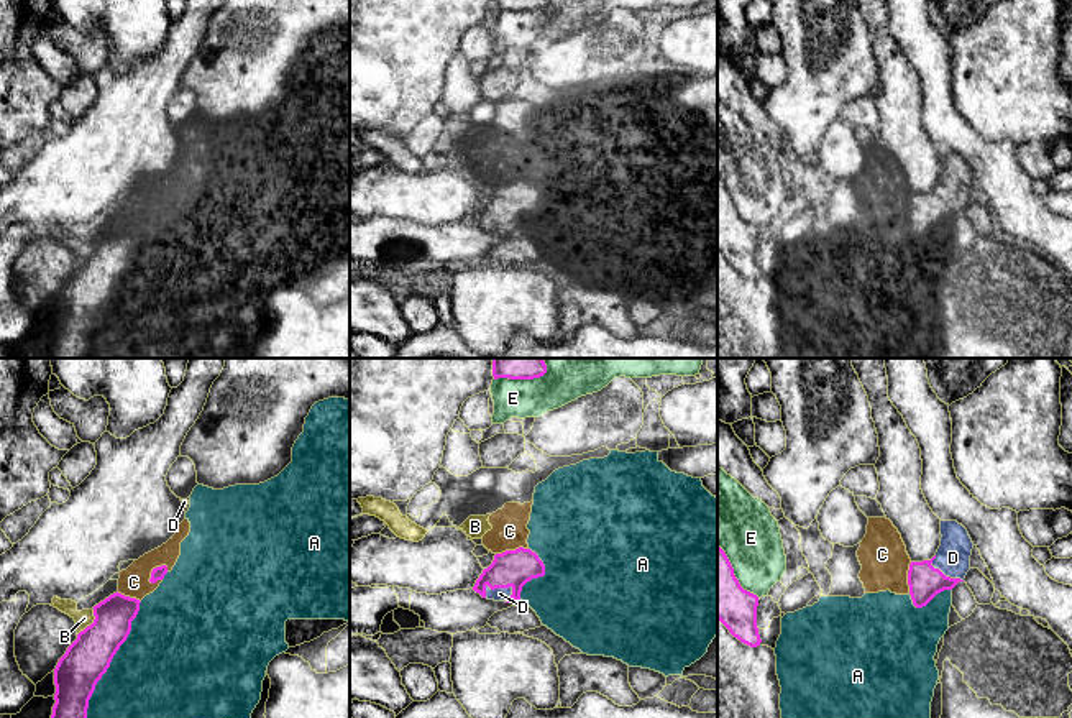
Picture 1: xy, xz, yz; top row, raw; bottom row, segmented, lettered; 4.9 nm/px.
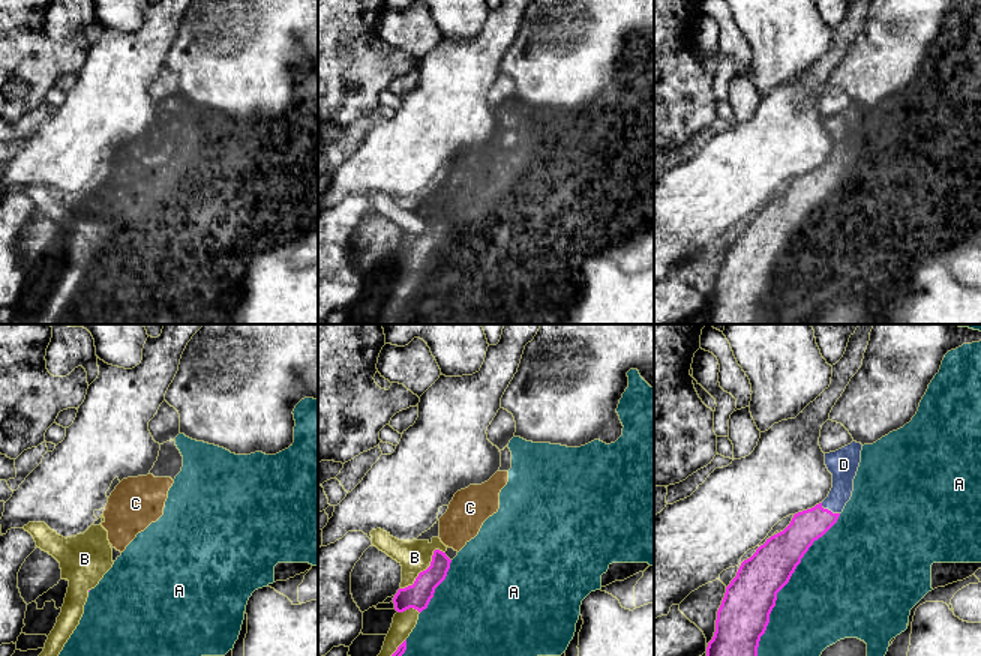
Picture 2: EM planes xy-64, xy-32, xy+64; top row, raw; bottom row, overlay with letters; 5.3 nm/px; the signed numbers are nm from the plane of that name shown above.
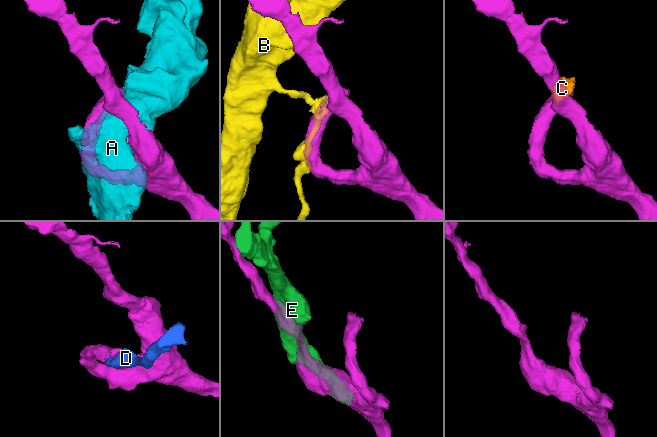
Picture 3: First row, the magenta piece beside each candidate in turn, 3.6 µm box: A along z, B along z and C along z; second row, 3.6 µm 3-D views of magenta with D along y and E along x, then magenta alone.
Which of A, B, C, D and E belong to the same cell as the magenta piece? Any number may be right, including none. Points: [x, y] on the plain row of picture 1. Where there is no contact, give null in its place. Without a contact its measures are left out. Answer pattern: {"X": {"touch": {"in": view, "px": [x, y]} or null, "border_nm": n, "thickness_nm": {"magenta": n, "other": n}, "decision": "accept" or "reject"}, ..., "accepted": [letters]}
{"A": {"touch": {"in": "xy", "px": [109, 296]}, "border_nm": 650, "thickness_nm": {"magenta": 220, "other": 500}, "decision": "reject"}, "B": {"touch": {"in": "xy", "px": [92, 255]}, "border_nm": 150, "thickness_nm": {"magenta": 220, "other": 90}, "decision": "reject"}, "C": {"touch": {"in": "xy", "px": [155, 201]}, "border_nm": 120, "thickness_nm": {"magenta": 60, "other": 150}, "decision": "reject"}, "D": {"touch": {"in": "xz", "px": [494, 220]}, "border_nm": 150, "thickness_nm": {"magenta": 180, "other": 60}, "decision": "accept"}, "E": {"touch": {"in": "yz", "px": [732, 206]}, "border_nm": 340, "thickness_nm": {"magenta": 240, "other": 300}, "decision": "reject"}, "accepted": ["D"]}

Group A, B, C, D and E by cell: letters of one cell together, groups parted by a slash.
A / B / C / D / E

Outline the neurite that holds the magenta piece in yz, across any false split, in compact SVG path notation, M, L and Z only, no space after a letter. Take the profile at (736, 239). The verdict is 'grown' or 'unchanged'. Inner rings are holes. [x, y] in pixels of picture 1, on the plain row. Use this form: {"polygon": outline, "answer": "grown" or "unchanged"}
{"polygon": "M717 176L717 251L734 269L750 279L762 274L757 238L758 228L740 219L726 184Z", "answer": "unchanged"}

